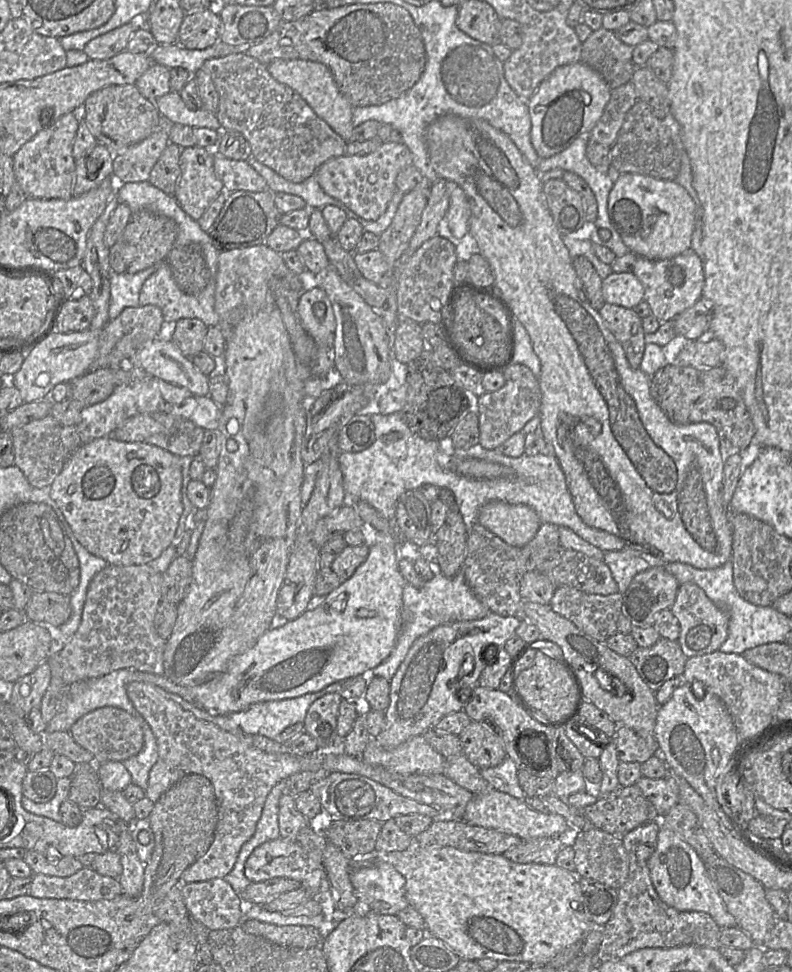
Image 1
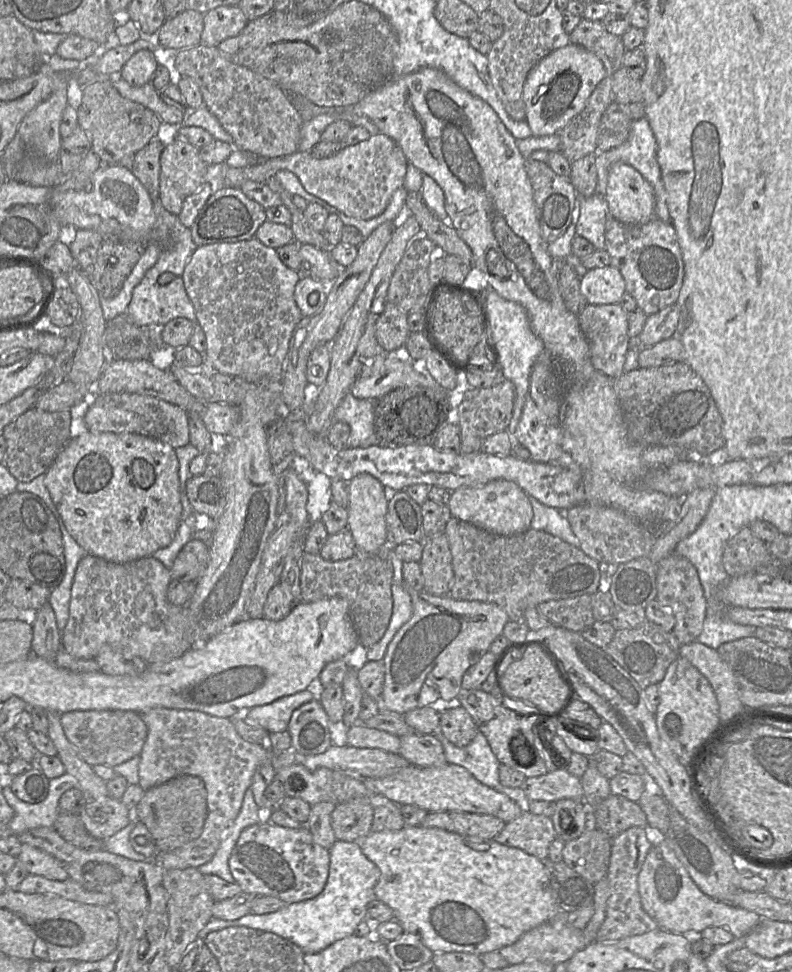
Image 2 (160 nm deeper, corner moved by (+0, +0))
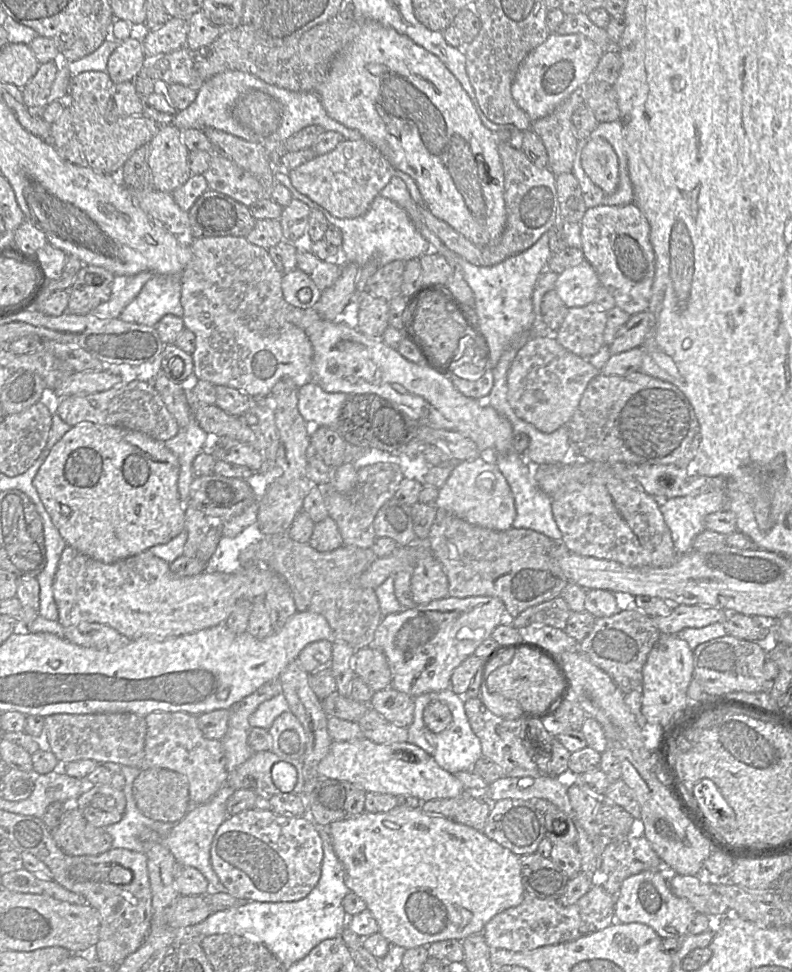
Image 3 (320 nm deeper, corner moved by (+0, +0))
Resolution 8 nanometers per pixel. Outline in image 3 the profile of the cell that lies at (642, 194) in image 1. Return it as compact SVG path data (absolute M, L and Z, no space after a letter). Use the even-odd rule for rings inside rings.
M603 138L590 139L581 152L581 165L587 176L606 194L619 184L619 160L611 144Z

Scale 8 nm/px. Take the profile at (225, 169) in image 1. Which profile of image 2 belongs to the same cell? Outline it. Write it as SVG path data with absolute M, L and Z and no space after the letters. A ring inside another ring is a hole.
M378 133L377 135L371 135L369 139L358 144L346 146L333 156L326 158L316 158L311 151L297 151L291 155L278 158L260 157L260 163L247 167L232 167L226 162L224 164L226 165L223 177L224 186L239 188L246 181L265 183L277 171L285 169L298 177L308 193L324 200L347 216L368 220L381 214L386 209L393 192L403 186L408 160L393 139L385 134Z

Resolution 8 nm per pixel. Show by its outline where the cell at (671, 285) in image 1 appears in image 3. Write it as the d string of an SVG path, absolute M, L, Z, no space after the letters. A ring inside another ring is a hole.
M635 203L627 205L598 205L588 208L581 223L581 249L592 265L600 284L612 294L616 306L629 315L647 311L652 297L652 286L656 272L656 258L650 241L650 225Z

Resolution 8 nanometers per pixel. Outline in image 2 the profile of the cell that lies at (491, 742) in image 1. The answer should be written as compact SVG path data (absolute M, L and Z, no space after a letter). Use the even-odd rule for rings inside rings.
M461 706L440 711L440 731L454 745L468 745L479 731L471 715Z

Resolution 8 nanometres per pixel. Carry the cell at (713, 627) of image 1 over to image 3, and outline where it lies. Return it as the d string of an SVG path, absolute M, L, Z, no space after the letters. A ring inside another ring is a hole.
M619 479L592 480L591 482L586 484L572 482L563 486L556 494L554 494L554 496L551 499L552 499L552 512L554 515L554 519L558 525L558 528L562 533L562 542L572 553L585 557L612 560L628 567L654 567L654 568L670 566L679 556L674 547L669 527L667 526L663 514L660 510L660 502L657 501L653 496L642 491L635 482L623 482Z

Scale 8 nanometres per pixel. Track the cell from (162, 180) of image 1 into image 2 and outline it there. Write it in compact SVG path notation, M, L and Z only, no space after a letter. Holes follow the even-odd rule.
M156 136L134 155L130 171L148 191L152 199L159 195L160 156L165 144Z

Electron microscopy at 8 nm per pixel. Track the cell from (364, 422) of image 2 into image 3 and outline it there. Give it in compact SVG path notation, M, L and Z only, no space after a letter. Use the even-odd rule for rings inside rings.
M314 381L298 388L298 410L305 423L313 421L336 431L346 400L347 394L326 392Z

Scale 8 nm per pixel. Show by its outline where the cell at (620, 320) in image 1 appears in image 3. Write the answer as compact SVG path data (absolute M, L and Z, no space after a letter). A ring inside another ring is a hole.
M594 302L568 308L561 326L553 334L565 349L581 358L590 358L605 345L606 312Z

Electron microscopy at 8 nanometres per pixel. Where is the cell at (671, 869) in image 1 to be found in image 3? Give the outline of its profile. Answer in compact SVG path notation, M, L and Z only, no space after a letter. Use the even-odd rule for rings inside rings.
M646 870L625 879L615 900L614 920L618 923L642 923L650 926L663 938L683 938L689 934L689 926L697 915L692 904L676 896L668 883L671 870Z

